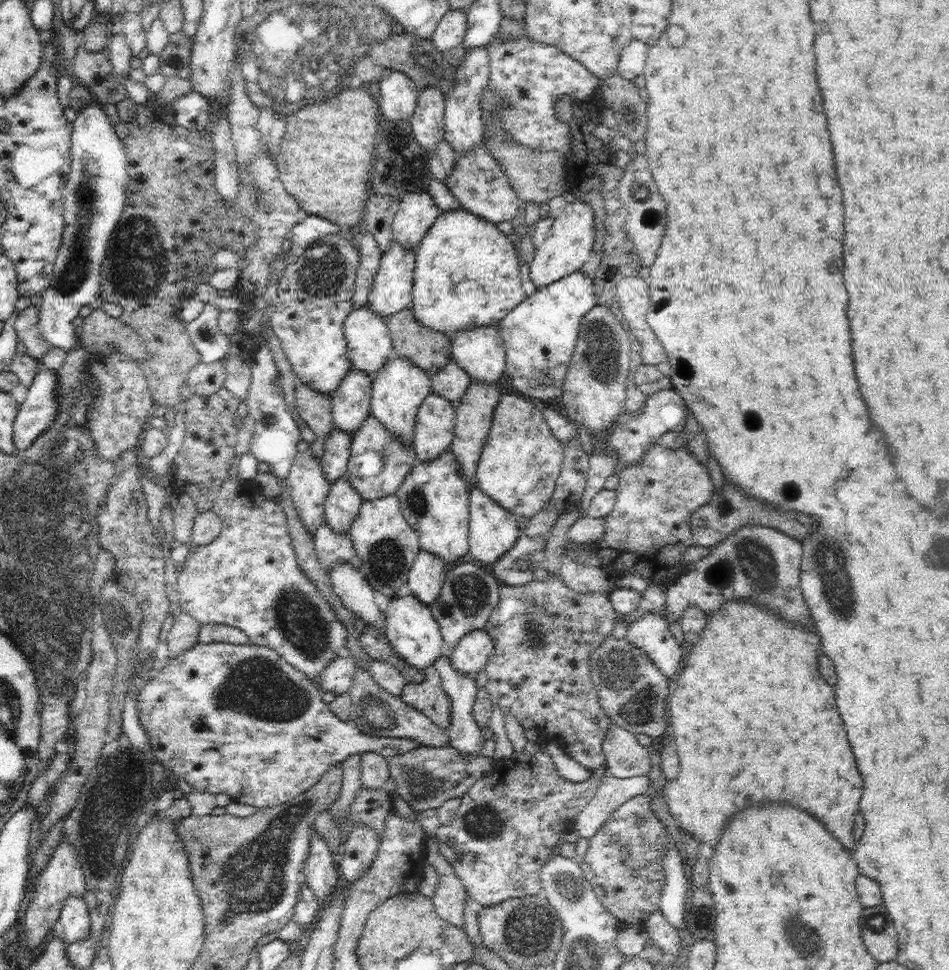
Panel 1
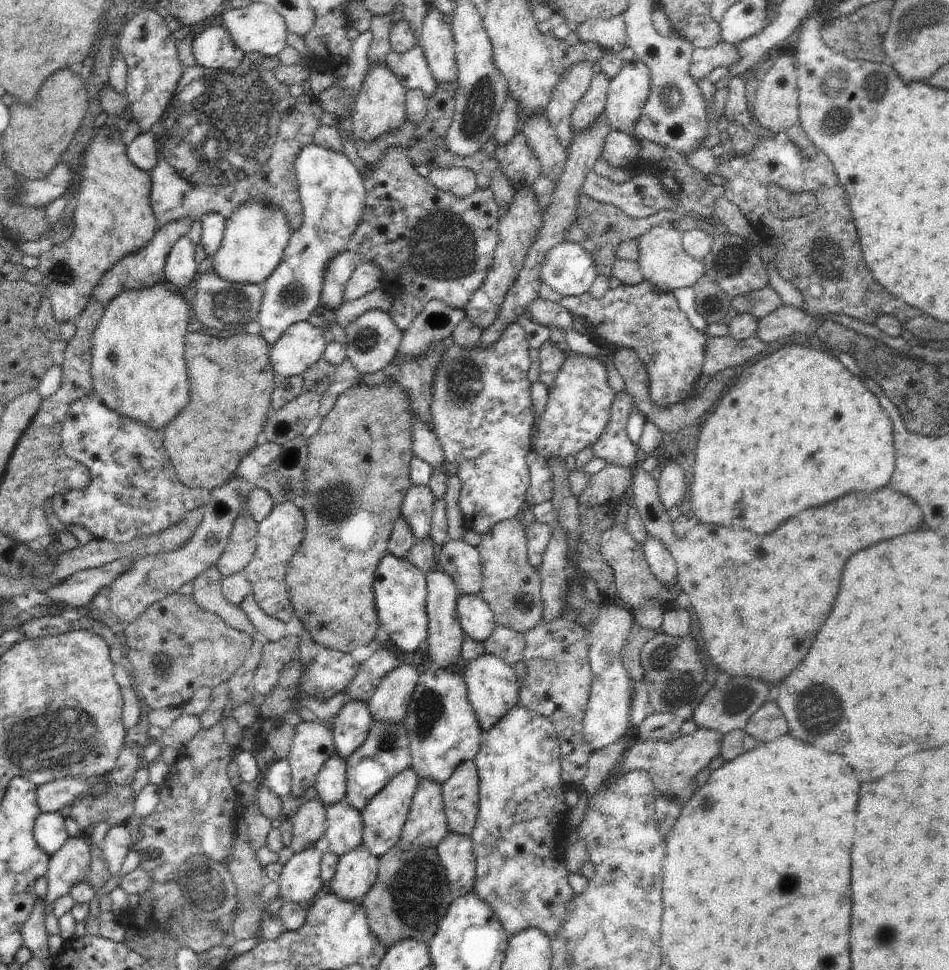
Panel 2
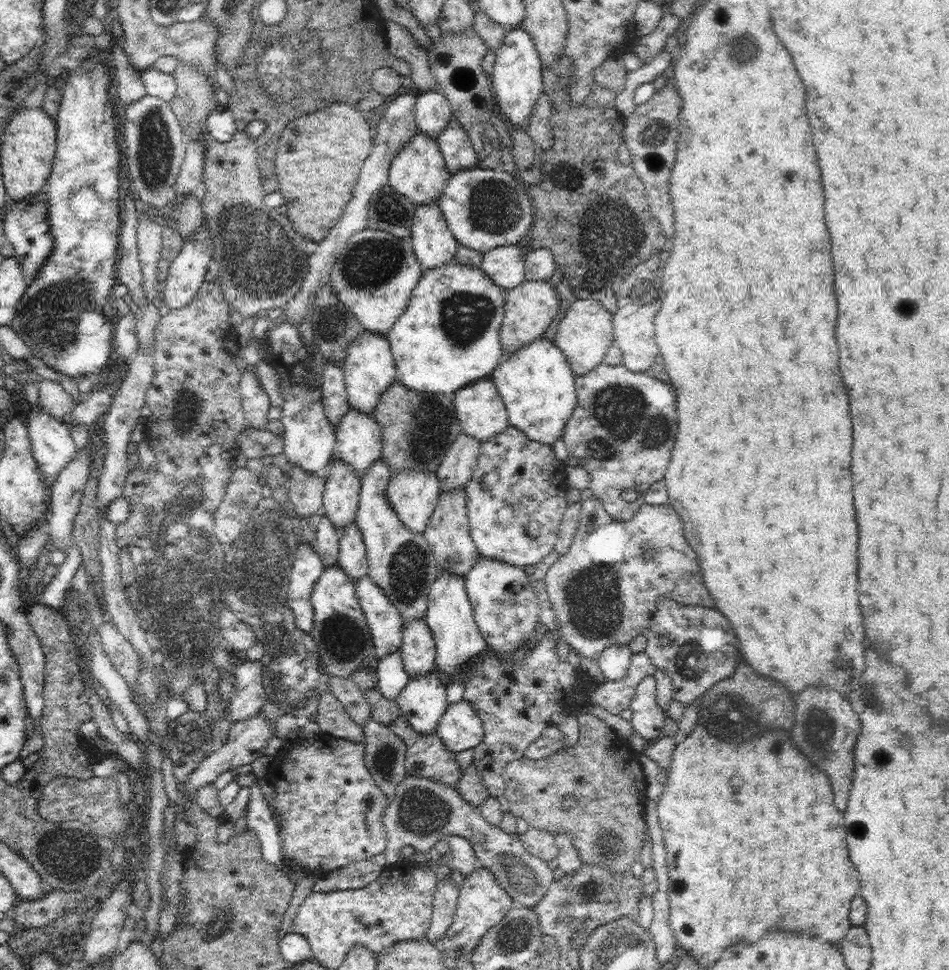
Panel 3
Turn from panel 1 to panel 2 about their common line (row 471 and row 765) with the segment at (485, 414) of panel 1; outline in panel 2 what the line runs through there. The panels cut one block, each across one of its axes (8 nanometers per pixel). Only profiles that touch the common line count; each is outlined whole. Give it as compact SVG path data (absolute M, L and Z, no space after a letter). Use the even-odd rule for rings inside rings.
M473 760L464 762L454 770L450 780L442 785L442 800L448 832L458 836L471 836L479 812L479 774Z

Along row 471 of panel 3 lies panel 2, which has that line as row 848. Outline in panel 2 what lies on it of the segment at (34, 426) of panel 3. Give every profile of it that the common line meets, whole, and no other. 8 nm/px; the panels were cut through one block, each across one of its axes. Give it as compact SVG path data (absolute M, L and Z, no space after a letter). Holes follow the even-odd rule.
M60 811L44 812L36 818L33 828L34 840L50 857L59 851L69 838L64 819Z

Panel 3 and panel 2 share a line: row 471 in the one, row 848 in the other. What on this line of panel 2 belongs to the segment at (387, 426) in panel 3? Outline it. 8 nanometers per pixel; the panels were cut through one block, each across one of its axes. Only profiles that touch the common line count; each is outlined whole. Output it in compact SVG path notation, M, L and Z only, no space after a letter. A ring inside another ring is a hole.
M394 845L380 856L377 867L376 882L361 904L372 934L387 949L396 946L400 940L429 944L453 901L446 870L440 864L436 848L406 852Z

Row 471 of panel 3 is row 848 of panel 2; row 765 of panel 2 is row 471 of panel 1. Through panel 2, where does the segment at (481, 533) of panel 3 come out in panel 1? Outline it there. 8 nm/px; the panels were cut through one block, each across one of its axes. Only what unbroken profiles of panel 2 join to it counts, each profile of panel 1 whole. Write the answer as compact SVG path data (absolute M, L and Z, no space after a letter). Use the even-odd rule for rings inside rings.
M503 394L494 410L492 427L476 469L477 487L514 516L534 516L550 502L564 460L562 442L552 433L543 412L522 394Z

